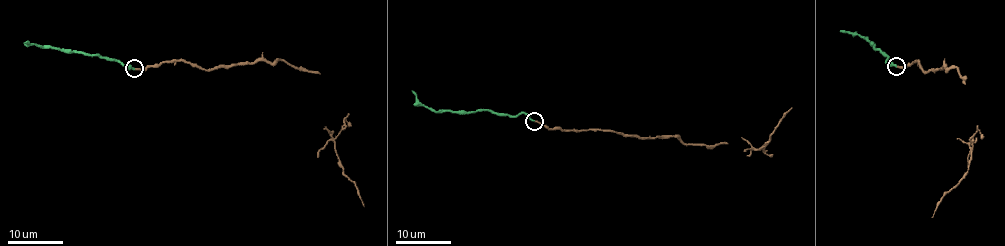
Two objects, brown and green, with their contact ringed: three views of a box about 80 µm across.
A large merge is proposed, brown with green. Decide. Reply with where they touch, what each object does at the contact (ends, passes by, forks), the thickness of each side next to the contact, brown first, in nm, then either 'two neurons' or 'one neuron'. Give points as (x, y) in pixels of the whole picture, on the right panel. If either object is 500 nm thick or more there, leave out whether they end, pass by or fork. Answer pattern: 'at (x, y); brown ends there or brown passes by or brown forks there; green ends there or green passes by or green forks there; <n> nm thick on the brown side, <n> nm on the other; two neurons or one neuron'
at (896, 66); brown ends there; green ends there; 240 nm thick on the brown side, 280 nm on the other; two neurons

